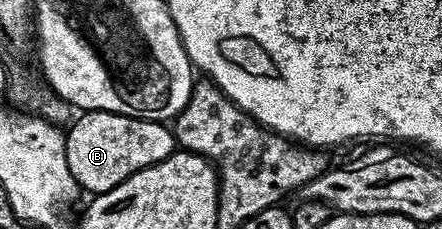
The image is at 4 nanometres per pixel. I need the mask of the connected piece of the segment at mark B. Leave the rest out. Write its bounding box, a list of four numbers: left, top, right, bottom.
[65,111,175,195]

